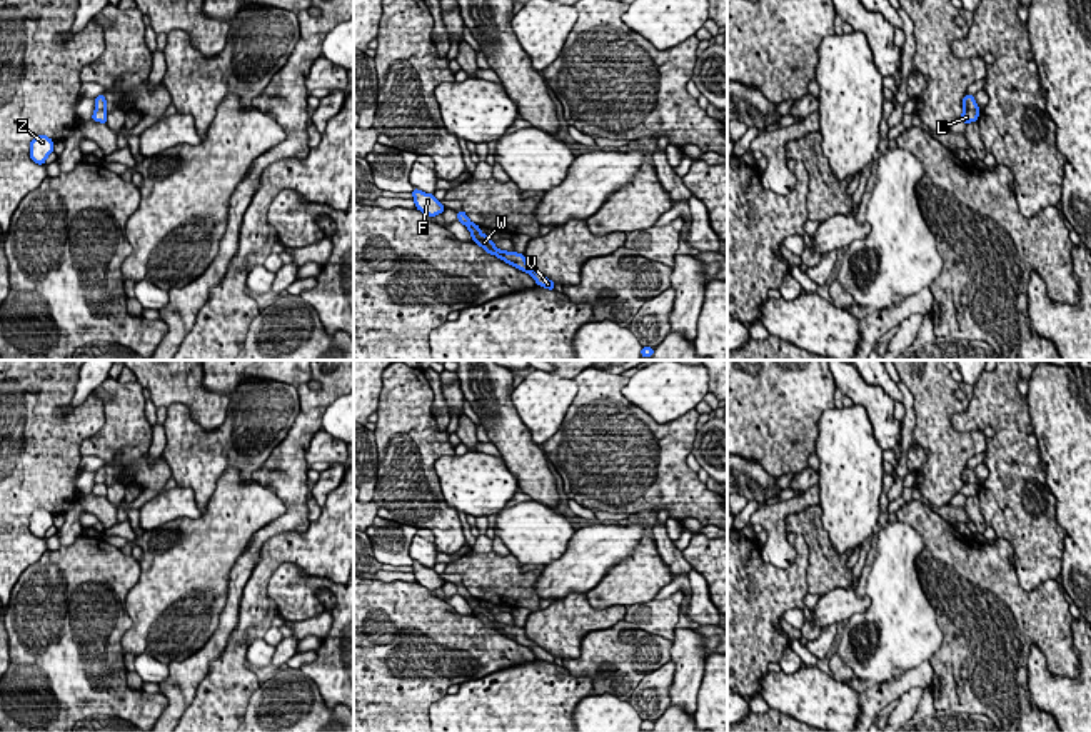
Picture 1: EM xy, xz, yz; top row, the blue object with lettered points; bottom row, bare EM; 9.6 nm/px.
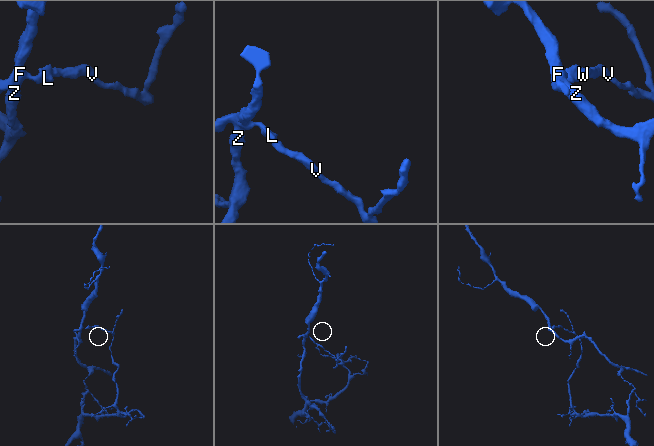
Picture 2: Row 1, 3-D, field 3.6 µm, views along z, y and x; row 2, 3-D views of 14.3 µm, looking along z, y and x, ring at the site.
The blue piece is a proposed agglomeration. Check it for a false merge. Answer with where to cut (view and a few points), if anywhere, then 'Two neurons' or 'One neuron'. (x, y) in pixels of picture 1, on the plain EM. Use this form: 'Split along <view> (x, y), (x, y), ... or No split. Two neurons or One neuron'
Split along yz (965, 482), (978, 486). Two neurons

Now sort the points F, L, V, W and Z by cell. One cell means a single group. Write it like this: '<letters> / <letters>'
F L Z / V W

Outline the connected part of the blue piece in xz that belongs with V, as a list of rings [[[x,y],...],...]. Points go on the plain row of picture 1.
[[[474,607],[472,614],[480,619],[487,627],[492,627],[495,630],[499,630],[500,634],[504,634],[505,637],[527,645],[532,649],[532,652],[535,654],[537,659],[546,660],[549,664],[556,662],[556,657],[552,654],[549,654],[547,650],[544,650],[542,647],[539,647],[535,642],[532,642],[527,635],[524,627],[515,627],[515,625],[505,625],[505,624],[499,624],[494,615],[485,609],[485,607]]]

